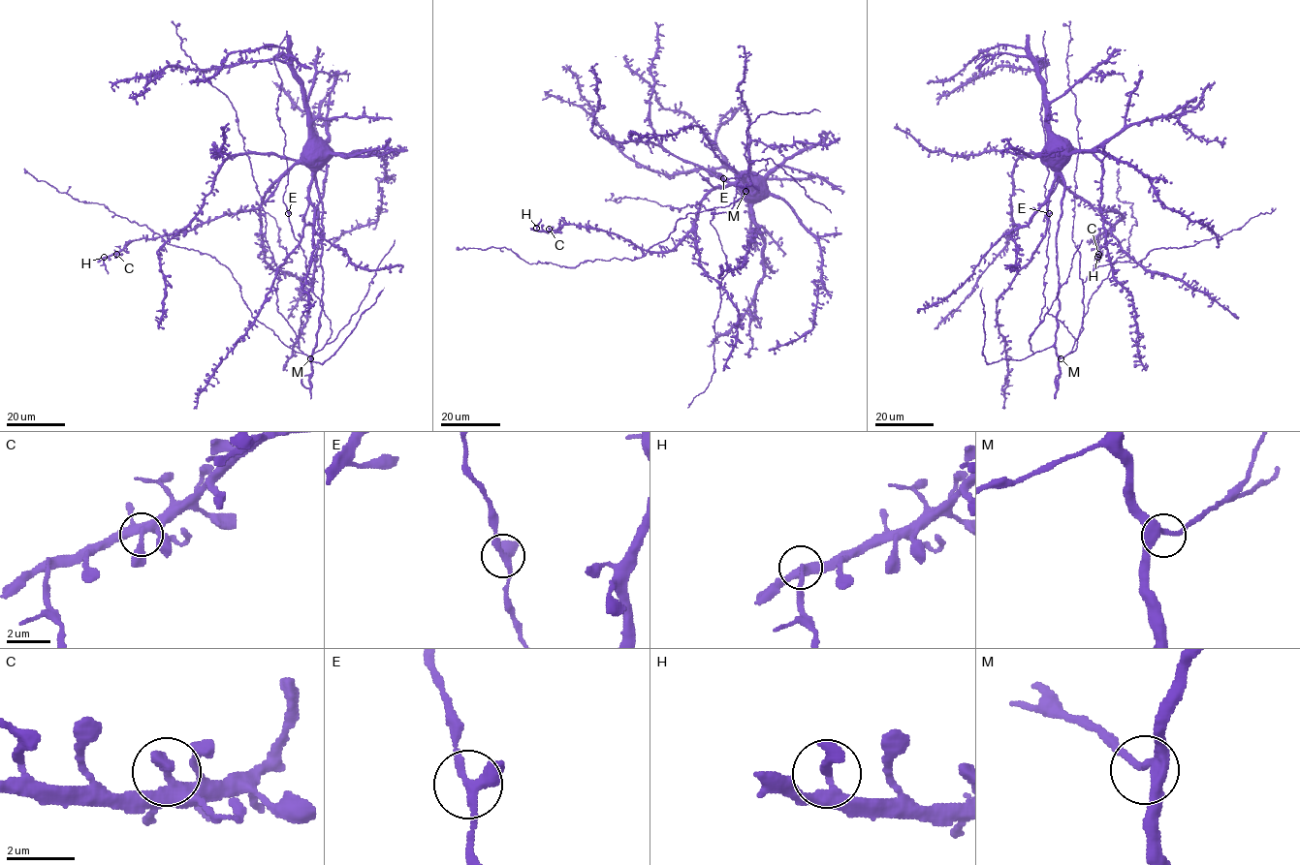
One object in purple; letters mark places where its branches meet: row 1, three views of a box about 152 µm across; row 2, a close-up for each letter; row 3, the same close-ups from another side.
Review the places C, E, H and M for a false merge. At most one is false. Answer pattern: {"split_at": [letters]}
{"split_at": ["H"]}

